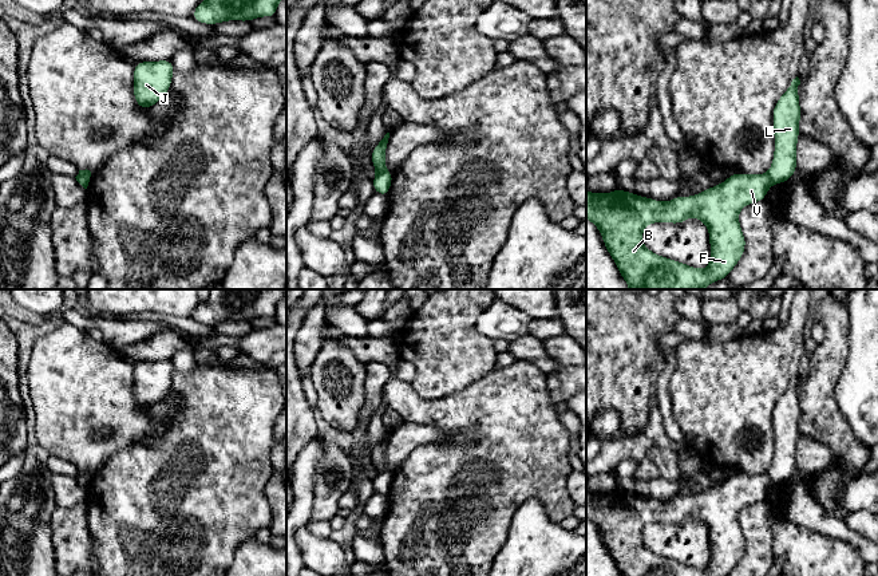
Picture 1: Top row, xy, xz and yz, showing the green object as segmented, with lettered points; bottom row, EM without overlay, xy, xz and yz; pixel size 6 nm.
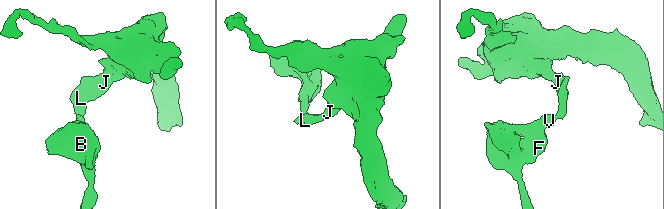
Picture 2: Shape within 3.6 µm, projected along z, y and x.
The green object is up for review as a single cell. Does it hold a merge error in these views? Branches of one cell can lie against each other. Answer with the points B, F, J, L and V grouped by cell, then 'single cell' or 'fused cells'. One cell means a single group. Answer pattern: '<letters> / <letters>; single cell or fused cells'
B F V / J L; fused cells

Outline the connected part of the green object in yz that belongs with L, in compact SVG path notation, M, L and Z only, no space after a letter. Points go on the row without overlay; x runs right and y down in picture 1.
M799 378L792 379L790 387L778 399L774 407L774 461L768 470L772 484L788 481L796 472L796 443L799 438L800 405Z

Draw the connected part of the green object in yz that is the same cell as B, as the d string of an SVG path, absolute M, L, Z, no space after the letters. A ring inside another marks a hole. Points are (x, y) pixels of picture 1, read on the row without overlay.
M735 473L717 486L692 497L680 496L668 502L636 496L622 489L606 494L586 490L586 518L597 525L621 576L728 576L745 549L739 512L744 505L764 501L771 485L768 474ZM689 517L697 517L709 530L711 560L707 569L661 557L650 552L641 541L641 533L646 525L652 522L681 524Z

